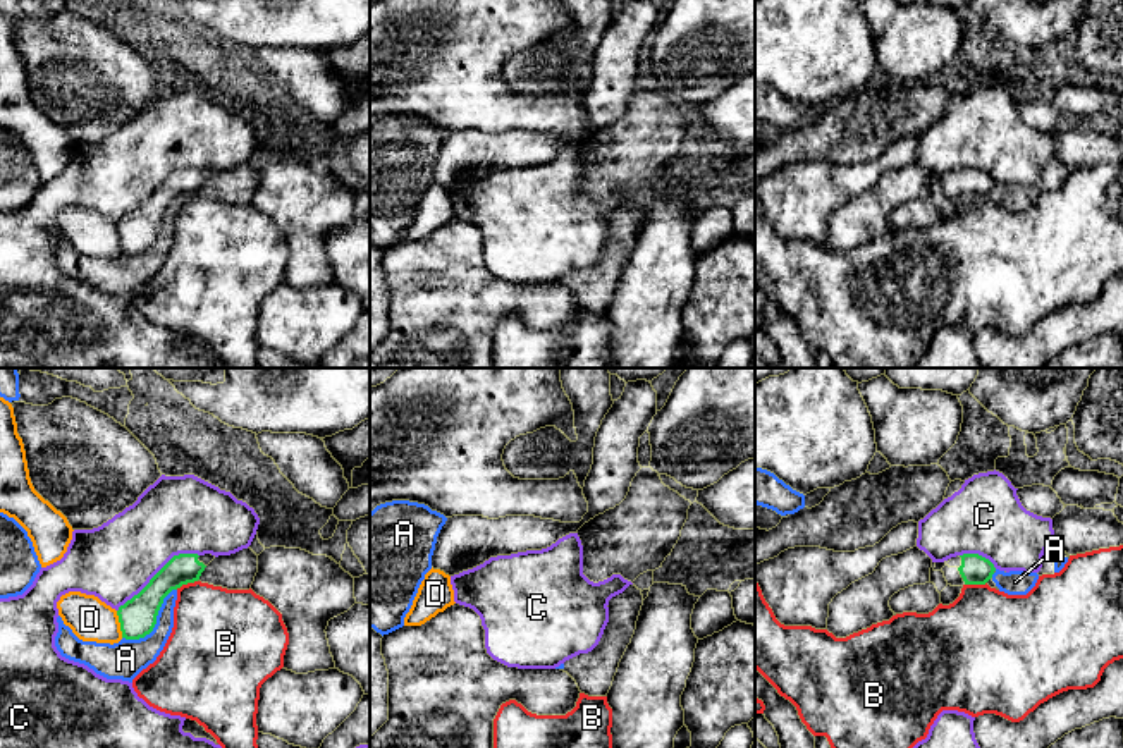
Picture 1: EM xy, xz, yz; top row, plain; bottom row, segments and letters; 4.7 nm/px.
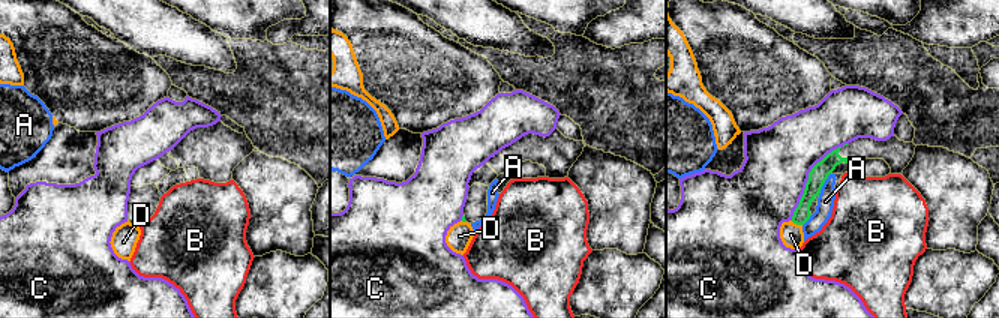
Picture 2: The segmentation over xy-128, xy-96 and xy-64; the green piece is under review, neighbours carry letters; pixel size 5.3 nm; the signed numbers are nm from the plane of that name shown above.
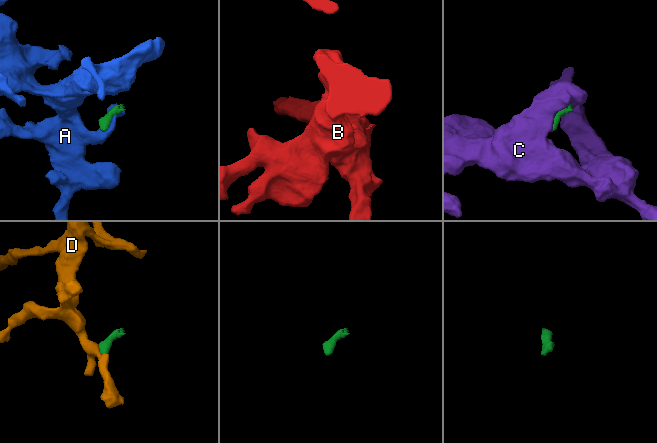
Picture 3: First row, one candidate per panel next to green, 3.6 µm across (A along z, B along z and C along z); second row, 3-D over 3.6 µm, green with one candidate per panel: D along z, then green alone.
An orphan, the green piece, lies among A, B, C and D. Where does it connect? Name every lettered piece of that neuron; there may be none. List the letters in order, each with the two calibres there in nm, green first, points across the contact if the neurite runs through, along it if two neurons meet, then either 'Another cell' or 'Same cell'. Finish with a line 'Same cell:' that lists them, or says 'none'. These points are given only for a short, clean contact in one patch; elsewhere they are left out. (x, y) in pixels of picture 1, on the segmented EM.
A: Thickness 180 nm (green) against 180 nm. Another cell
B: Thickness 140 nm (green) against 440 nm. Boundary: yz (986, 582), (965, 585). Another cell
C: Thickness 180 nm (green) against 360 nm. Another cell
D: Thickness 180 nm (green) against 200 nm. Boundary: xy (116, 611), (122, 637). Another cell
Same cell: none

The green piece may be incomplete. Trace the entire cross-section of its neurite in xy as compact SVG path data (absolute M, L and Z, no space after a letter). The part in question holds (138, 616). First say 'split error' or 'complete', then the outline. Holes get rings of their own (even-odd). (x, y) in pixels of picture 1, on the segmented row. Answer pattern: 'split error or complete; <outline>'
split error; M212 554L174 555L150 583L131 600L119 607L122 638L139 640L150 635L156 624L163 598L182 585L199 579L205 567L215 559Z

